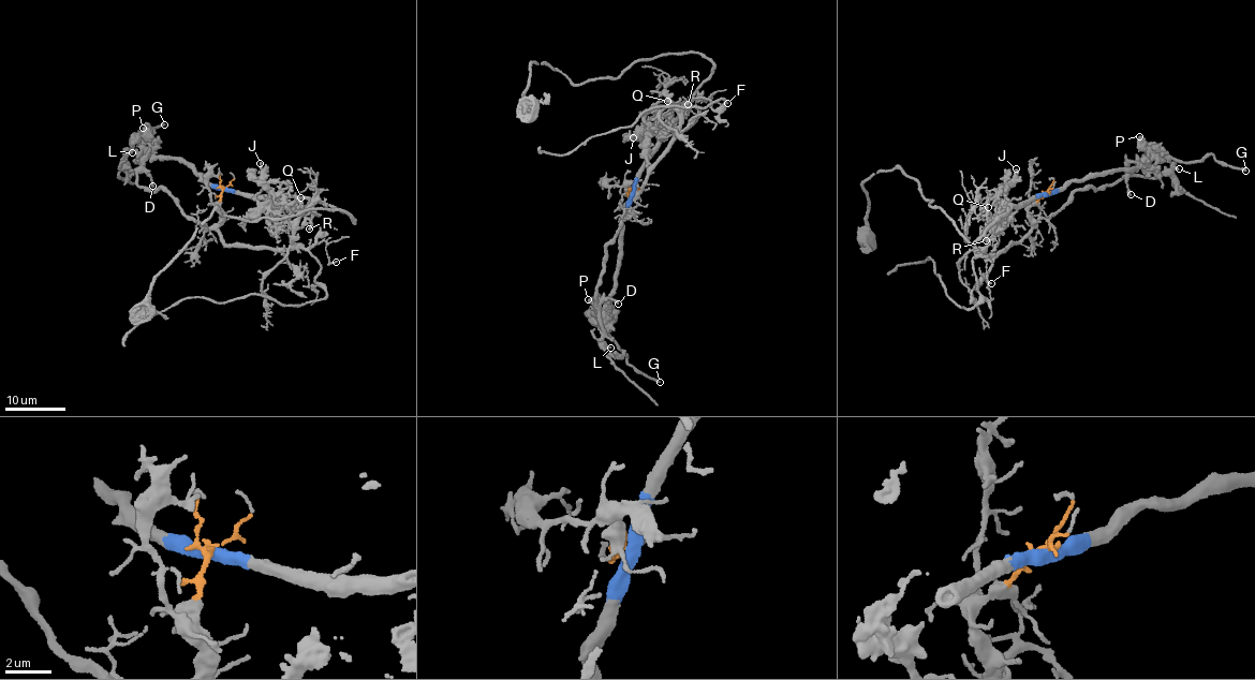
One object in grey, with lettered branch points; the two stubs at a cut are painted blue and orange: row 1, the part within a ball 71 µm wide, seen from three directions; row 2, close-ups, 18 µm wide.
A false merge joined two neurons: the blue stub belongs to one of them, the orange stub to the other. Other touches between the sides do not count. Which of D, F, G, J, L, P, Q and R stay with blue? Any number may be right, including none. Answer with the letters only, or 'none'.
G, J, P, Q, R

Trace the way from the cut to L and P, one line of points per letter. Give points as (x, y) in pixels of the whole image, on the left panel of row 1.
L: (223, 188), (221, 222), (203, 226), (160, 187), (138, 186), (137, 173), (124, 165), (132, 152)
P: (223, 188), (209, 182), (176, 158), (156, 156), (146, 141), (143, 128)

